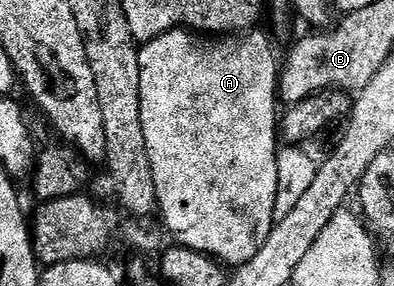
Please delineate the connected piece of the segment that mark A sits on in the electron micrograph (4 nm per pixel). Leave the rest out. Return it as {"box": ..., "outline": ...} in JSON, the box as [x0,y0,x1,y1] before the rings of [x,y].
{"box":[139,29,279,267],"outline":[[[173,29],[144,42],[139,49],[143,139],[147,139],[159,217],[173,232],[176,244],[206,253],[226,267],[255,259],[275,224],[279,57],[273,54],[268,39],[256,33],[212,37]]]}

